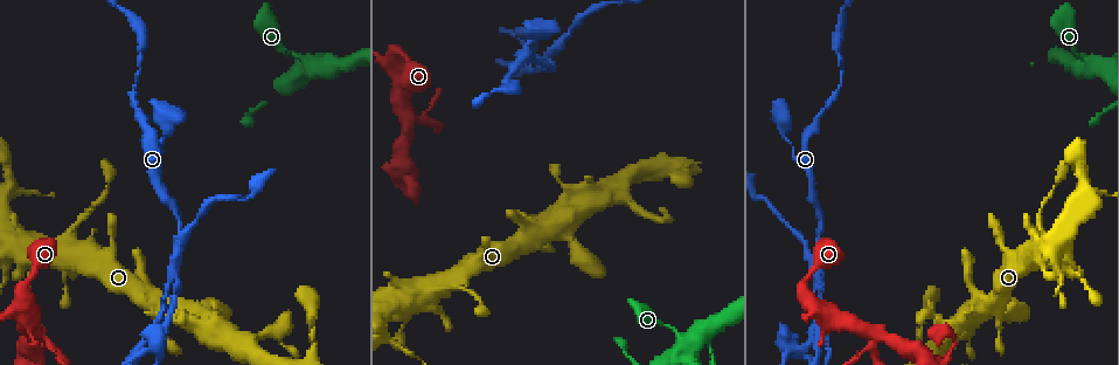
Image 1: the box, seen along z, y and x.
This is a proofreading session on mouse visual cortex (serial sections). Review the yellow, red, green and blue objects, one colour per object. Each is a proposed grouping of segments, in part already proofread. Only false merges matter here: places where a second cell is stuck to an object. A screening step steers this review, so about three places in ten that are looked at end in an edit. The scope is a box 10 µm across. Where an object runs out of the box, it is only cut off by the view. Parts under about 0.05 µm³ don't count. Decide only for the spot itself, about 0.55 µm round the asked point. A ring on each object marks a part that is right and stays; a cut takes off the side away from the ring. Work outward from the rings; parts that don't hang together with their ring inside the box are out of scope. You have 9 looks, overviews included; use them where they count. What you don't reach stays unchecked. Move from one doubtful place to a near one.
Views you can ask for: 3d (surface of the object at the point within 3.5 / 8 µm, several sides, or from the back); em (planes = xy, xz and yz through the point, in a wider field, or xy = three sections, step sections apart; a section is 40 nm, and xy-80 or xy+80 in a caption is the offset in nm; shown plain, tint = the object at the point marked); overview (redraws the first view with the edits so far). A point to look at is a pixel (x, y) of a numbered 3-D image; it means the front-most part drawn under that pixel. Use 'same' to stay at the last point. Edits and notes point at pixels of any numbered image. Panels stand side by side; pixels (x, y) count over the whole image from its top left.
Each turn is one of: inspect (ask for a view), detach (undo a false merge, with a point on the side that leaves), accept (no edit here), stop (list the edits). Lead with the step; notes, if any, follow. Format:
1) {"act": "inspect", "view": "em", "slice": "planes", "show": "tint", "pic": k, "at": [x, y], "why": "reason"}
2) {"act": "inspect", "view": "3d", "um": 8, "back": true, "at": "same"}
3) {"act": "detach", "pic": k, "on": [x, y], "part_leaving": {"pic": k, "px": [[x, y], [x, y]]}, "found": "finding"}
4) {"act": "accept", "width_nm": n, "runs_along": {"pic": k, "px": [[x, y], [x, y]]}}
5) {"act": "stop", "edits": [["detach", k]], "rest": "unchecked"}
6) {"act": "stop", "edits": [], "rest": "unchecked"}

{"act": "inspect", "view": "3d", "um": 3.5, "pic": 1, "at": [174, 257], "why": "sharp bend"}

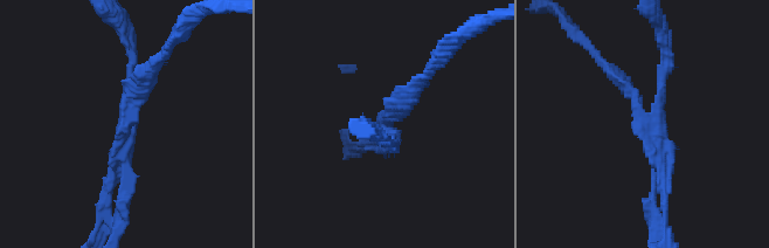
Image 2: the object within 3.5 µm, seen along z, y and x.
{"act": "inspect", "view": "em", "slice": "planes", "show": "tint", "pic": 2, "at": [124, 121]}

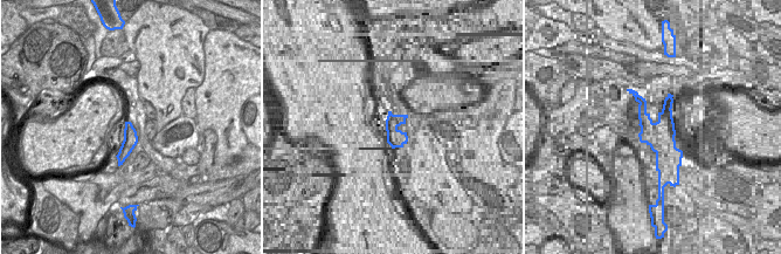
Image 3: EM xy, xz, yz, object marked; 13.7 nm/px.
{"act": "inspect", "view": "em", "slice": "xy", "step": 3, "show": "tint", "at": "same", "why": "cut it another way"}

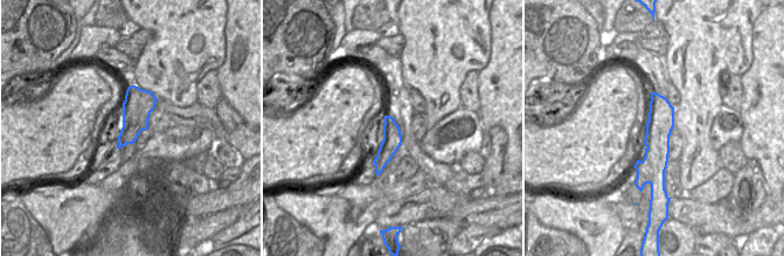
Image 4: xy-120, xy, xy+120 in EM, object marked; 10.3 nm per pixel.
{"act": "accept", "arm_widths_nm": [150, 150, 200], "runs_along": {"pic": 2, "px": [[667, 46], [652, 197]]}, "found": "all the same cell"}

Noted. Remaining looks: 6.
{"act": "inspect", "view": "3d", "um": 3.5, "back": true, "pic": 1, "at": [521, 70], "why": "abrupt turn"}

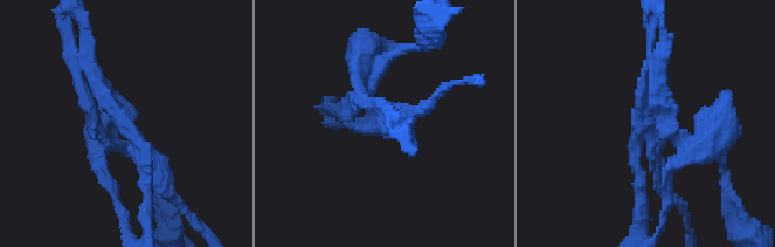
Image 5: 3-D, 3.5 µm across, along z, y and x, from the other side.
{"act": "inspect", "view": "em", "slice": "planes", "show": "tint", "pic": 5, "at": [379, 120], "why": "now the EM"}

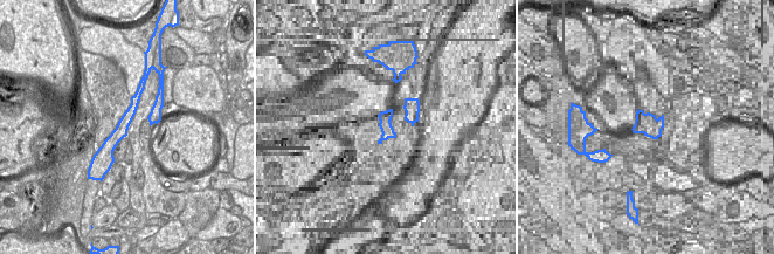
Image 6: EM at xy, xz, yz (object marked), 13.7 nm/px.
{"act": "accept", "width_nm": 190, "runs_along": {"pic": 6, "px": [[138, 94], [121, 131], [102, 153]]}, "found": "continuous, no second cell"}

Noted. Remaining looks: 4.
{"act": "inspect", "view": "3d", "um": 8, "back": true, "pic": 1, "at": [410, 117], "why": "three-way junction"}

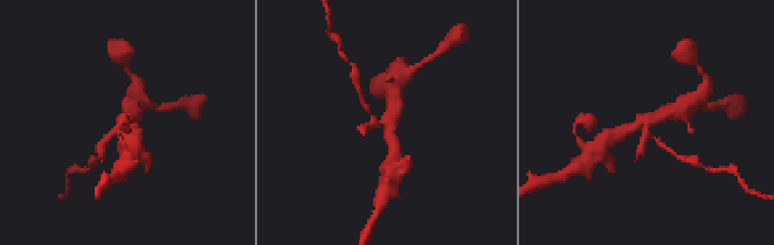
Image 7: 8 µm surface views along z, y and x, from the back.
{"act": "inspect", "view": "em", "slice": "xy", "step": 3, "show": "tint", "at": "same", "arms": 3, "arm_widths_nm": [200, 400, 450], "why": "need the tissue"}

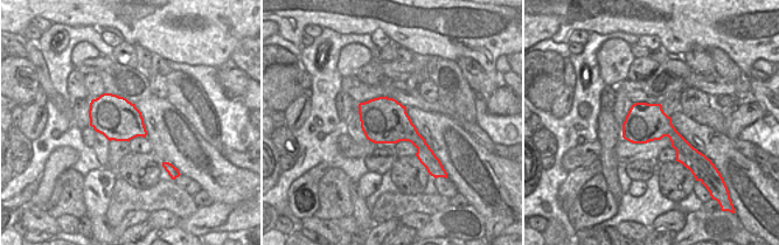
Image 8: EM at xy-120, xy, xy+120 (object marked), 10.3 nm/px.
{"act": "detach", "pic": 7, "on": [99, 147], "found": "two cells meet here"}

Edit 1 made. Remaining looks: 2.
{"act": "inspect", "view": "3d", "um": 3.5, "pic": 1, "at": [394, 340], "why": "small branch off a trunk"}

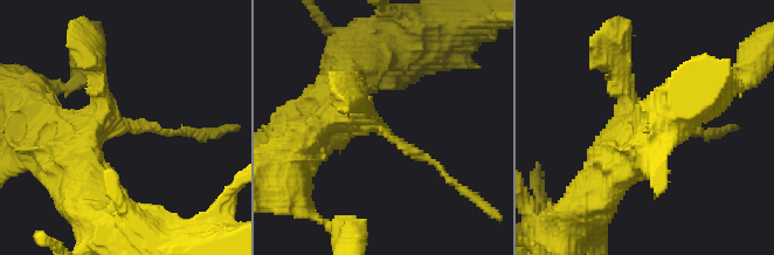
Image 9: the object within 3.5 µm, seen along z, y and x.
{"act": "inspect", "view": "em", "slice": "planes", "show": "tint", "pic": 9, "at": [120, 127]}

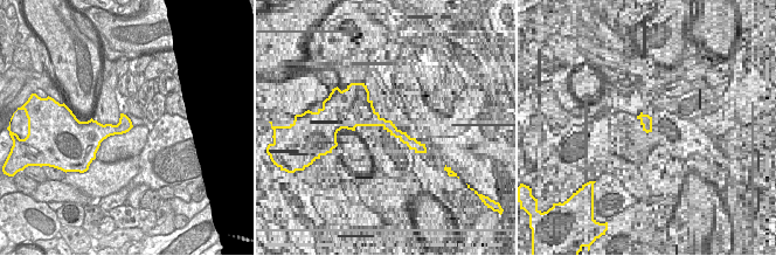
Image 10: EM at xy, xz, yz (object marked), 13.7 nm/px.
{"act": "accept", "width_nm": 200, "runs_along": {"pic": 9, "px": [[339, 103], [339, 112], [360, 112], [447, 178]]}, "found": "all the same cell"}

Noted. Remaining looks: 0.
{"act": "stop", "edits": [["detach", 7]], "rest": "unchecked"}

